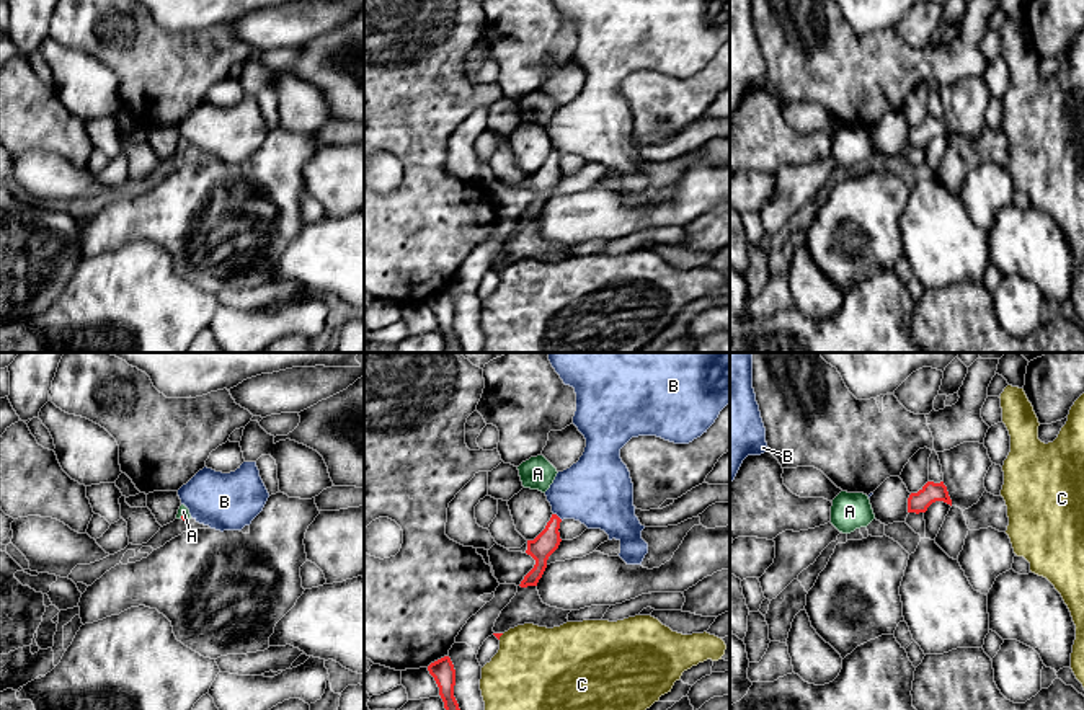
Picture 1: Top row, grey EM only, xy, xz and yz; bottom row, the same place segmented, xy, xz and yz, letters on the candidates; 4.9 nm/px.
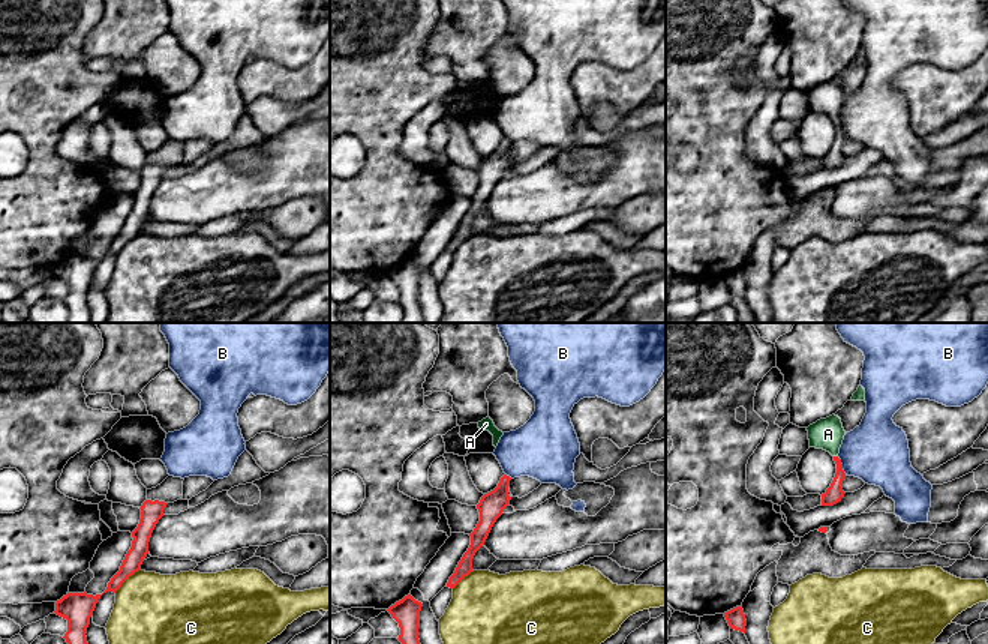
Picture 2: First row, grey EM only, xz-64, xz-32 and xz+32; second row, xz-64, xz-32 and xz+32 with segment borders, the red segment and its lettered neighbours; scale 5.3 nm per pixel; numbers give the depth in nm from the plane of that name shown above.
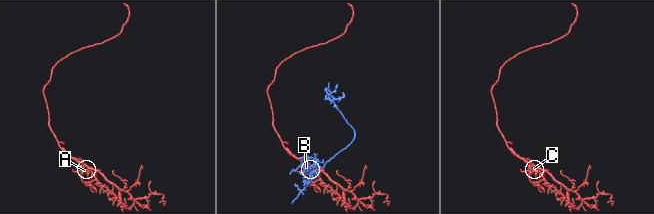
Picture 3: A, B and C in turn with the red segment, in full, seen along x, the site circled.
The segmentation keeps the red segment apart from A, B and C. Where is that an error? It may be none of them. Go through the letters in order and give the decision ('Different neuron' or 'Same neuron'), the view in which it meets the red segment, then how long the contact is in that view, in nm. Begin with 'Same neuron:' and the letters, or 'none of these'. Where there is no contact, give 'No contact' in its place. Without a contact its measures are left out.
Same neuron: A
A: Same neuron. Touches red in xy. Shared border 50 nm
B: Different neuron. Touches red in xz. Shared border 60 nm
C: Different neuron. Touches red in xz. Shared border 40 nm

